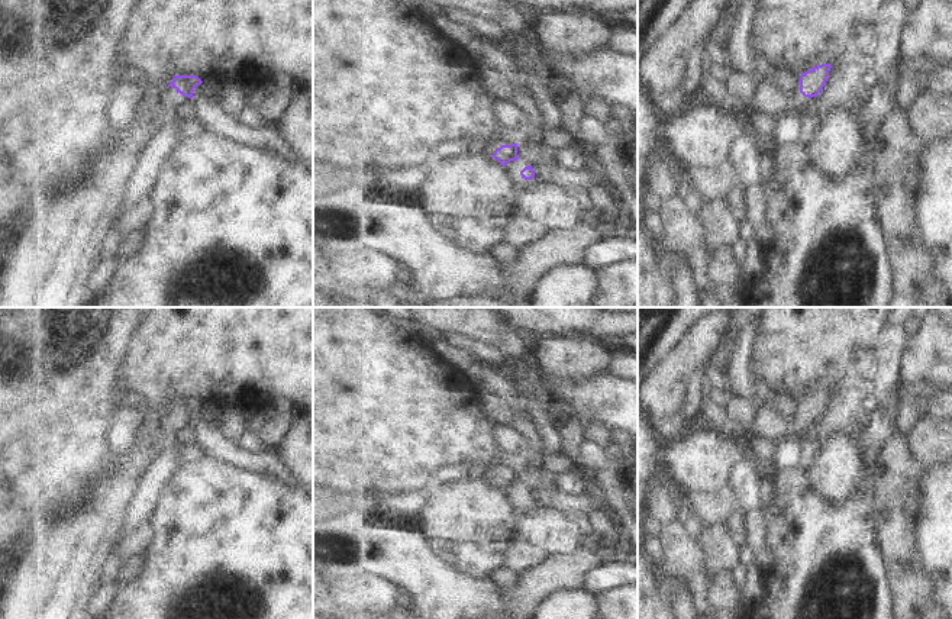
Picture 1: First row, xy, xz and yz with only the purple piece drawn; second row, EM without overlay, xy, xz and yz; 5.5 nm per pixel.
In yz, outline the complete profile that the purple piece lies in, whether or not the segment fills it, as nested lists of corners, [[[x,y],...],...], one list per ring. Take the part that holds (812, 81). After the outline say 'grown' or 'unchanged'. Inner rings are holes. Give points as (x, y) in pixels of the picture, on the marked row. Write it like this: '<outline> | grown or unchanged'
[[[822,64],[807,70],[800,75],[800,90],[791,96],[781,93],[771,81],[756,84],[753,100],[746,106],[745,112],[735,115],[740,120],[748,120],[755,110],[781,117],[785,110],[800,109],[816,97],[826,86],[832,64]]] | grown

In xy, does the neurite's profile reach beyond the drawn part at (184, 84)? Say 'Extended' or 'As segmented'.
Extended

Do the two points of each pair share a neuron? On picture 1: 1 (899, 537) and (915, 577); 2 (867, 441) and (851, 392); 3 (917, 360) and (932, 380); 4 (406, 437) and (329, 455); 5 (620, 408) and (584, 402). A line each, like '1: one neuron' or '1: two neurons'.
1: one neuron
2: one neuron
3: one neuron
4: one neuron
5: one neuron

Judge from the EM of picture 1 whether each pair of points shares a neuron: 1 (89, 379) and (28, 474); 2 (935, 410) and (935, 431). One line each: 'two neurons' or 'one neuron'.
1: one neuron
2: two neurons

